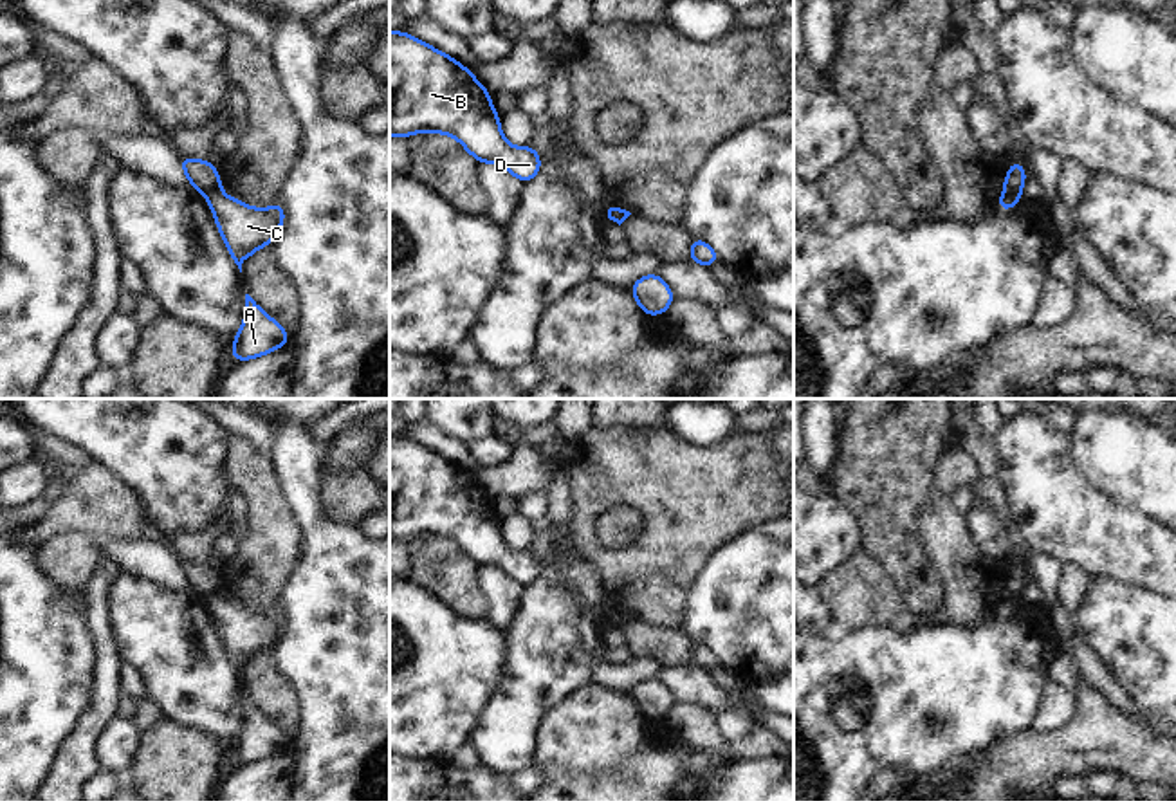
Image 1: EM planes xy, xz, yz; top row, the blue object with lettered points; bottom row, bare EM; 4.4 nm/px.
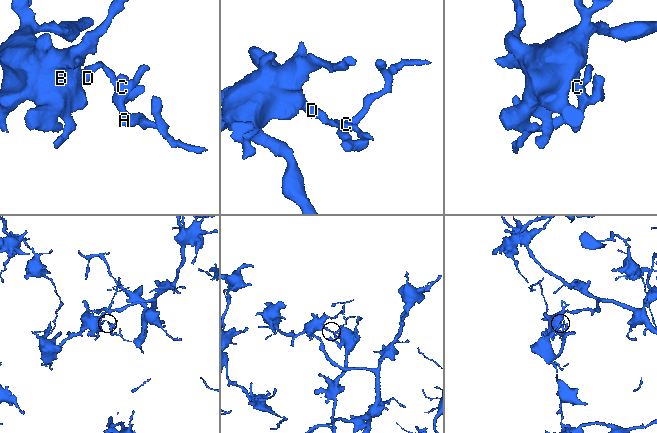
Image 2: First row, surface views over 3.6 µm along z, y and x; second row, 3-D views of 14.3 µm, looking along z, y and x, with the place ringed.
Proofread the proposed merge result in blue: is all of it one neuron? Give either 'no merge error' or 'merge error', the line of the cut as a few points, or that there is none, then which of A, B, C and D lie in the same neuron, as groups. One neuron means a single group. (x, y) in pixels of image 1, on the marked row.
merge error; cut in xy along (220, 186), (204, 193); A C / B D

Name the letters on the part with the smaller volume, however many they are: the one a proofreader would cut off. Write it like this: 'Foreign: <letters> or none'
Foreign: A, C

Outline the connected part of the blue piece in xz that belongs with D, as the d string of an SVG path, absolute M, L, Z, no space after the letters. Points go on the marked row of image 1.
M390 31L390 135L409 137L420 132L451 135L480 164L500 164L523 184L541 170L537 150L528 144L512 148L500 130L501 117L487 88L455 58L402 31Z

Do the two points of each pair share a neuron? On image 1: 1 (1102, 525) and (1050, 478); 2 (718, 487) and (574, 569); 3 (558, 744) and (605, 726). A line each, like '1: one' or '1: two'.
1: one
2: two
3: one

